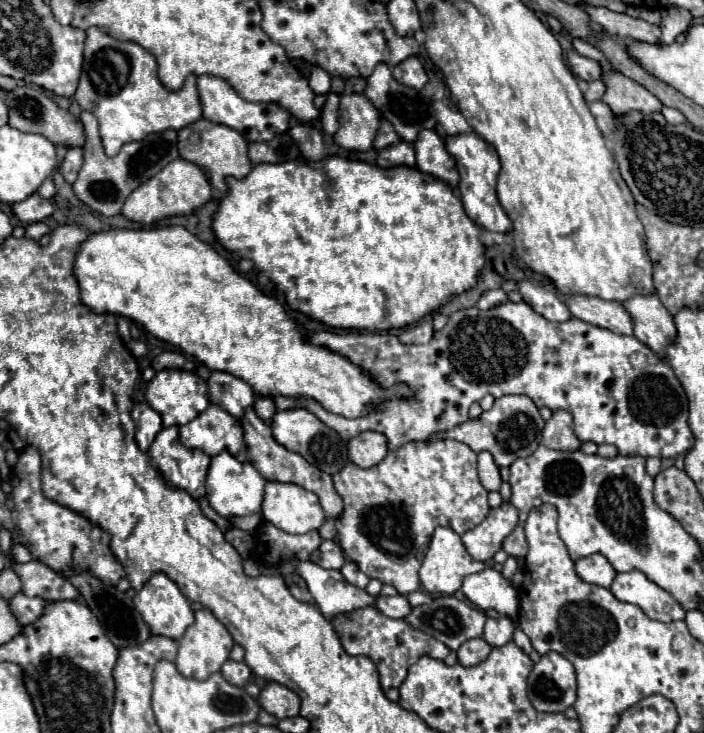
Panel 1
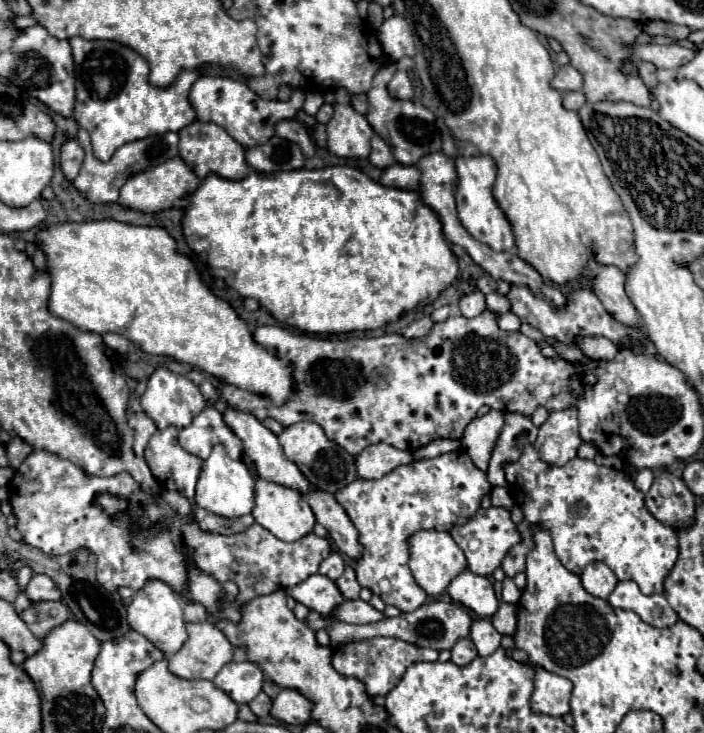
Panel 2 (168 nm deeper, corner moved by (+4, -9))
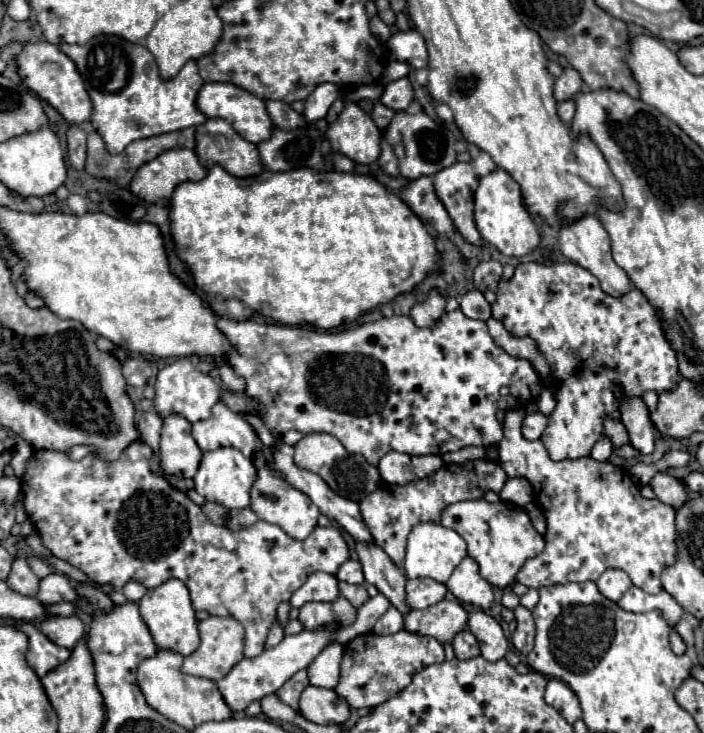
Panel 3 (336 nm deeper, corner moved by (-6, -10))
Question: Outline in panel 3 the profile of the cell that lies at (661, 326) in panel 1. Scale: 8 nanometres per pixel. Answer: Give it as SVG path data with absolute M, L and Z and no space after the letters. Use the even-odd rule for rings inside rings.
M586 216L586 218L582 218L582 220L578 220L578 222L562 228L560 234L558 234L558 242L560 242L560 248L562 248L564 256L570 258L572 262L576 262L578 266L586 268L588 272L592 272L598 278L602 290L608 296L620 298L620 296L624 296L624 294L628 294L632 290L626 272L612 258L612 252L610 252L610 236L606 234L606 230L604 230L604 226L600 224L598 218Z

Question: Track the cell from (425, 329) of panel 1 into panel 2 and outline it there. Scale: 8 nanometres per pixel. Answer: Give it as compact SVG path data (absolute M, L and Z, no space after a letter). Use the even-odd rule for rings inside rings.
M422 315L422 317L414 319L414 321L406 327L406 331L404 331L402 335L408 337L408 339L424 339L424 337L428 335L428 331L432 329L432 325L434 325L434 321L430 319L430 315Z

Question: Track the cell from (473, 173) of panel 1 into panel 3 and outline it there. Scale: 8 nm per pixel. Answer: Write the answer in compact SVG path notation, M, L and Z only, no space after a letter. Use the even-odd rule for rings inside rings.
M500 168L478 180L478 188L474 192L474 220L480 236L506 256L524 256L532 252L540 242L536 224L522 206L520 186L506 170Z

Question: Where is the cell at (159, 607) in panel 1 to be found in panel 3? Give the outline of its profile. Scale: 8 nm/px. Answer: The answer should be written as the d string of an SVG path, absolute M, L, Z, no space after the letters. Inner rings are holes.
M172 578L158 588L146 590L144 598L138 602L138 608L140 608L142 620L146 622L158 648L172 650L172 652L178 652L182 656L190 656L198 648L198 642L200 642L198 622L194 618L194 608L192 608L188 588L184 582Z

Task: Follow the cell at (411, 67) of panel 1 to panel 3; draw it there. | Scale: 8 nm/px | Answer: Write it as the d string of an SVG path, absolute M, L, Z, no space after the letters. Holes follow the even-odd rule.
M400 78L396 82L390 82L380 98L382 104L386 104L392 110L406 110L410 106L410 102L414 100L414 90L408 78Z

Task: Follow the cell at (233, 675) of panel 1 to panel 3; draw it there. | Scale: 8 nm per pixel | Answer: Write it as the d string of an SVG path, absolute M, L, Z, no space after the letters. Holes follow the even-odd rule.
M330 622L330 624L324 624L324 626L316 628L316 630L302 630L300 634L284 636L284 640L278 646L274 646L270 650L264 650L260 656L242 658L222 680L216 682L220 694L226 700L226 704L234 712L242 712L242 710L246 710L246 706L250 702L262 700L266 694L278 692L278 688L290 676L294 676L298 670L306 668L336 638L338 628L340 628L340 622Z

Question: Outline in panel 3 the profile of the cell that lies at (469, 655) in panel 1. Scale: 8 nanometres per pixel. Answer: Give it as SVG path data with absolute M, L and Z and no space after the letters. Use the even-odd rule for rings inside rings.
M462 630L462 634L456 634L452 646L454 646L458 660L470 660L470 658L476 658L480 654L478 642L476 642L474 634L470 634L470 630Z

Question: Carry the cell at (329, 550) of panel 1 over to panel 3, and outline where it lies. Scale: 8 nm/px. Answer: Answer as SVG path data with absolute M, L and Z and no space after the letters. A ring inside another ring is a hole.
M346 560L338 574L336 574L338 580L344 580L344 582L350 582L350 584L364 584L364 574L362 574L362 566L358 560Z

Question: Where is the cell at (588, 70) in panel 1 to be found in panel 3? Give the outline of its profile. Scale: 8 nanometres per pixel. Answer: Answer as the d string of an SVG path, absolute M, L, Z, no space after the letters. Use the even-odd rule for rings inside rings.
M568 66L568 68L562 72L562 76L556 78L556 82L554 82L554 96L556 96L556 100L562 102L562 100L574 98L574 96L580 92L582 84L584 84L584 82L582 82L578 70L574 70L572 66Z

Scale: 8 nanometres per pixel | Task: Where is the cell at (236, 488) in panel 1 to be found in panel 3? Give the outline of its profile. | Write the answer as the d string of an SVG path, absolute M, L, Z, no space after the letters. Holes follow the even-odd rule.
M222 448L222 450L204 452L200 468L194 476L194 484L196 484L196 492L204 496L208 502L216 502L230 510L242 510L250 506L250 490L256 480L256 474L258 470L252 458L246 458L240 450Z

